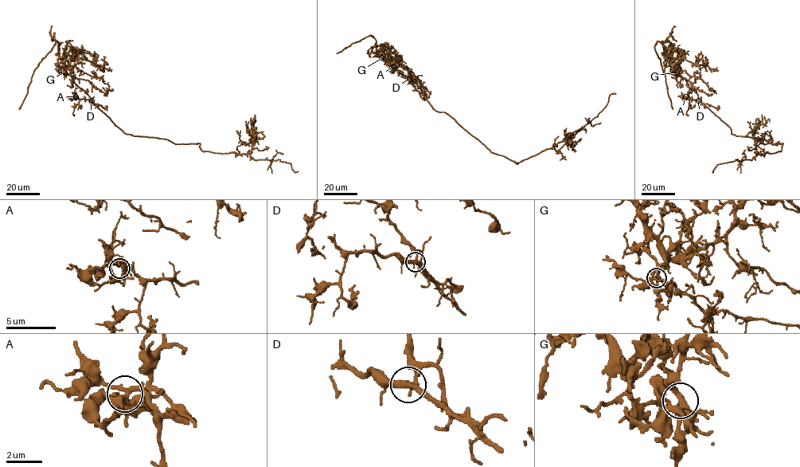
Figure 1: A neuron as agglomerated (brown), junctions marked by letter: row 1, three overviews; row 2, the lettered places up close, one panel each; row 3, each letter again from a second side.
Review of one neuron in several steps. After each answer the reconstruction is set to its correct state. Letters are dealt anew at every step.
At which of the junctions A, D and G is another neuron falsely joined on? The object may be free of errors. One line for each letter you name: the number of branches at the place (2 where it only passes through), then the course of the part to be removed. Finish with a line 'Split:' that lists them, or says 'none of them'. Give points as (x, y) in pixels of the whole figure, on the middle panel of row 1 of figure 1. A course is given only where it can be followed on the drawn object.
D: Branches: 3. Course of the part to remove: (409, 79), (435, 110), (449, 115), (493, 152), (517, 163), (584, 126), (616, 93)
Split: D

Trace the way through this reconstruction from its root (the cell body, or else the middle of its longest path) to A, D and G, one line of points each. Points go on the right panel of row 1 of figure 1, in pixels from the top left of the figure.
A: (731, 133), (731, 129), (708, 107), (696, 100), (685, 96)
D: (731, 133), (725, 123), (698, 100)
G: (731, 133), (727, 126), (699, 100), (698, 95), (687, 86), (686, 80), (677, 72)

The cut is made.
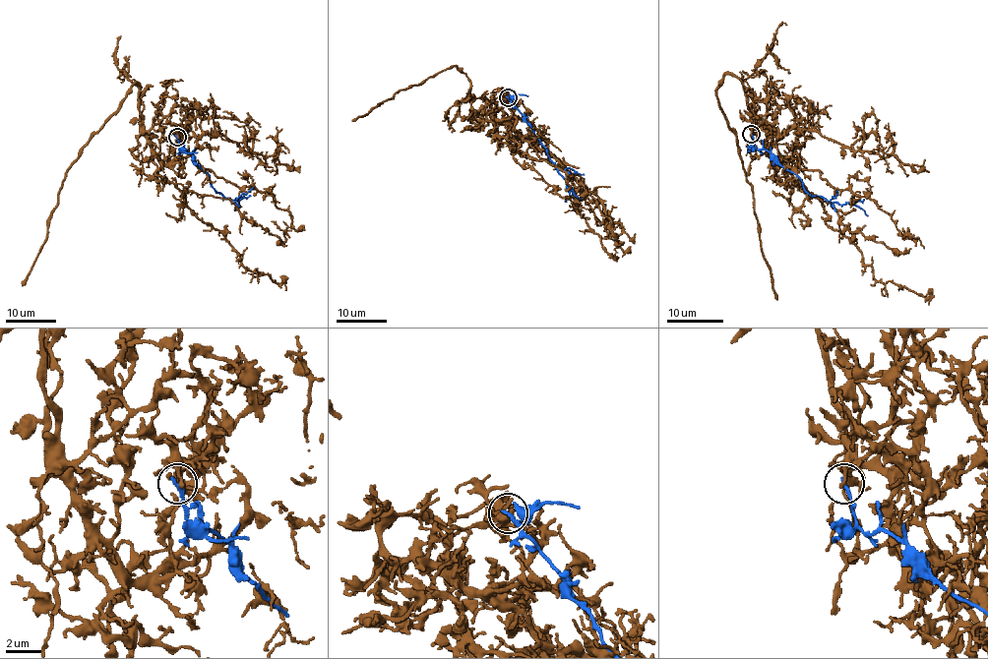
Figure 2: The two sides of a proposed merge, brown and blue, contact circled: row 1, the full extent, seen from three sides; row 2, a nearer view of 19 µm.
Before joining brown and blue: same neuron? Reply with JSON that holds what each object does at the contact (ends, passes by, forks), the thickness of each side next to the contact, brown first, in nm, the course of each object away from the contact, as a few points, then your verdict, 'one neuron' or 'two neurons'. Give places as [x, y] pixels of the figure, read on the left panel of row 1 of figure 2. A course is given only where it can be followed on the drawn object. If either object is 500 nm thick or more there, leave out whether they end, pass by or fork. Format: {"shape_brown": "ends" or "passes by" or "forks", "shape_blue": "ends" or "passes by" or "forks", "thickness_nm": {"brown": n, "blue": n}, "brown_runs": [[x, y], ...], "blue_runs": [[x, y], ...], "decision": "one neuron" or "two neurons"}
{"shape_brown": "ends", "shape_blue": "ends", "thickness_nm": {"brown": 200, "blue": 220}, "brown_runs": [[177, 137], [185, 127], [164, 164], [142, 133], [134, 84], [66, 173], [47, 240], [22, 286]], "blue_runs": [[177, 137], [180, 148], [187, 150], [216, 192], [238, 201], [234, 209]], "decision": "two neurons"}

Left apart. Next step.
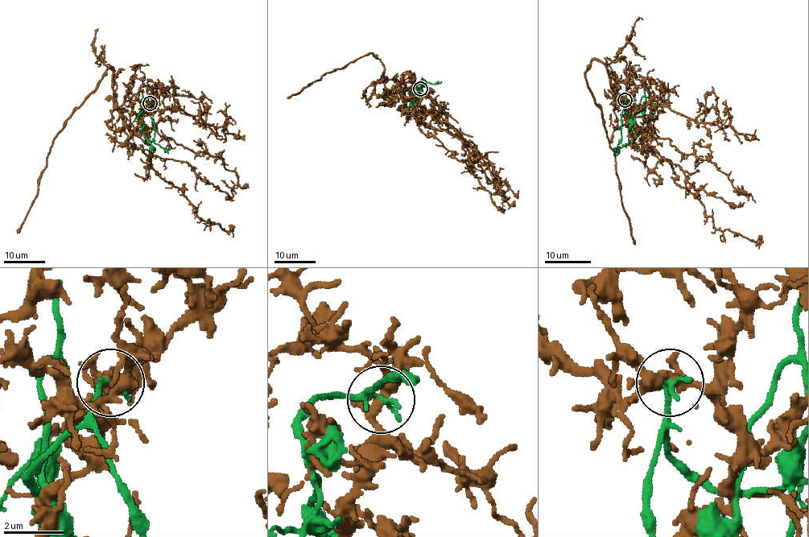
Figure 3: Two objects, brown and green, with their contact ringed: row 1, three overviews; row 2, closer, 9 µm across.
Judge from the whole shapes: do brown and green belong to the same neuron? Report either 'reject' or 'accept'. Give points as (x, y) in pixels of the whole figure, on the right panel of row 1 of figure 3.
reject

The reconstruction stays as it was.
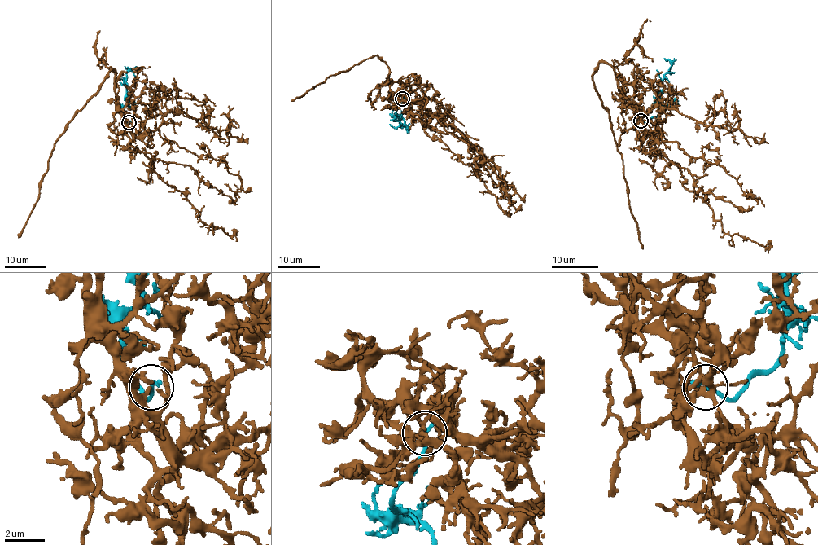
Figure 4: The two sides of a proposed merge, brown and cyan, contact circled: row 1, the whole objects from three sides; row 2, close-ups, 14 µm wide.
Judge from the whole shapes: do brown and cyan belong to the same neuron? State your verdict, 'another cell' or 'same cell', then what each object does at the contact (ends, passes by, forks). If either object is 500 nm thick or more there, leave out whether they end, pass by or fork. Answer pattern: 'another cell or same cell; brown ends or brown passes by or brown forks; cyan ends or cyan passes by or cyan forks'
same cell; brown ends; cyan ends

